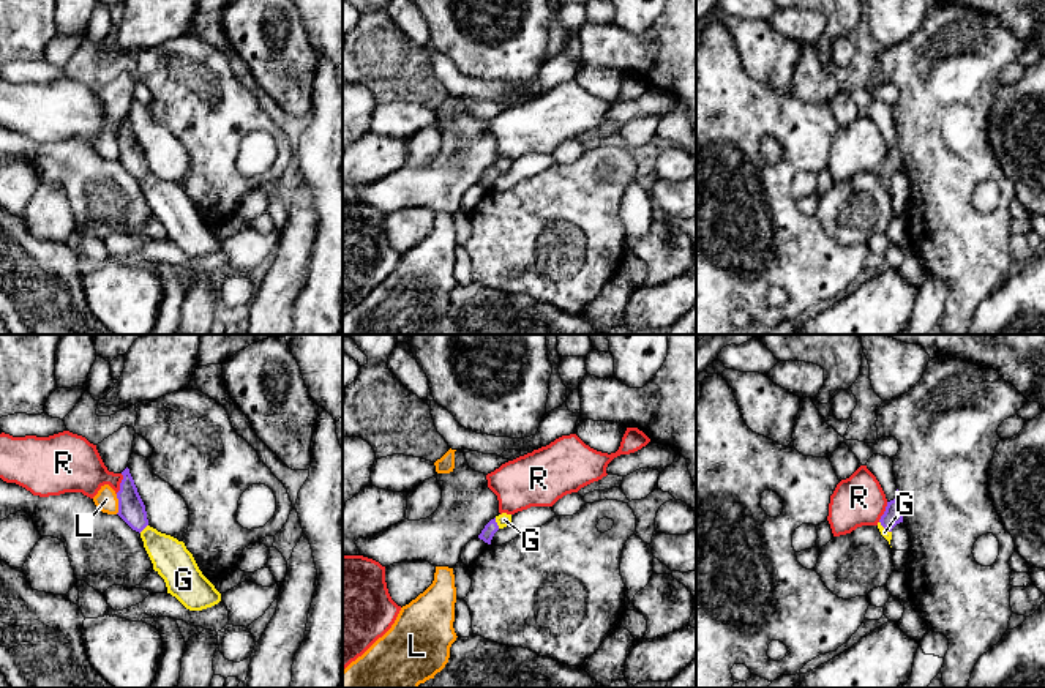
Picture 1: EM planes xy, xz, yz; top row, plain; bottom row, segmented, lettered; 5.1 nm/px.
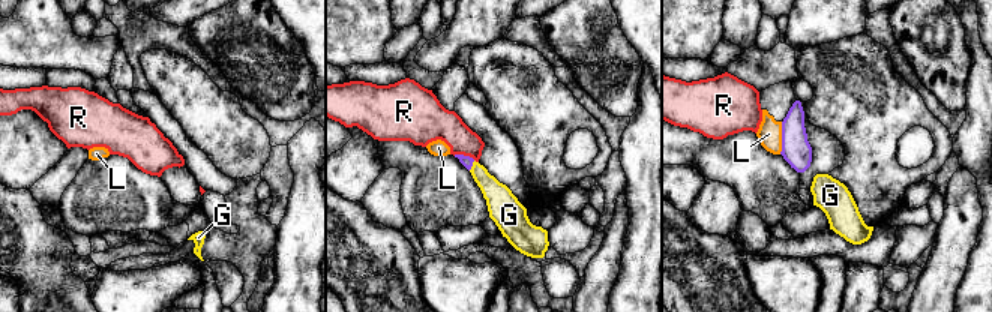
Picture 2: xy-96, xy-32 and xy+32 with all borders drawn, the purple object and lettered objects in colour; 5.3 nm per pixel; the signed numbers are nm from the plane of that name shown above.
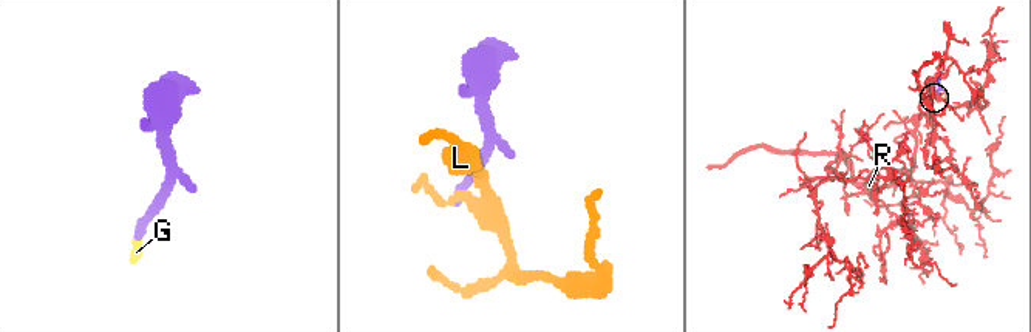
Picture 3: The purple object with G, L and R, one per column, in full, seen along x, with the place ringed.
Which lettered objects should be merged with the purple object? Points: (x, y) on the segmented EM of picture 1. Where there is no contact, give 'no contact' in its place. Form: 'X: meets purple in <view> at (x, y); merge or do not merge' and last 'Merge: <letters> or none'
G: meets purple in xz at (496, 523); merge
L: meets purple in xy at (119, 504); do not merge
R: meets purple in xy at (120, 483); do not merge
Merge: G

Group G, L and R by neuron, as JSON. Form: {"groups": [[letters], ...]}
{"groups": [["G"], ["L"], ["R"]]}

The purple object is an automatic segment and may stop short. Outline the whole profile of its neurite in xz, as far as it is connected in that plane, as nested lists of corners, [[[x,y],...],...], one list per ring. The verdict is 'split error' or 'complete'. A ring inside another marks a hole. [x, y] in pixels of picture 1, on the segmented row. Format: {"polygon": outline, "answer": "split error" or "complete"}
{"polygon": [[[502,513],[499,516],[496,516],[494,519],[491,519],[485,529],[481,530],[481,533],[478,535],[480,540],[483,540],[485,543],[491,544],[491,540],[494,537],[494,533],[499,529],[507,527],[511,522],[511,514]]], "answer": "split error"}

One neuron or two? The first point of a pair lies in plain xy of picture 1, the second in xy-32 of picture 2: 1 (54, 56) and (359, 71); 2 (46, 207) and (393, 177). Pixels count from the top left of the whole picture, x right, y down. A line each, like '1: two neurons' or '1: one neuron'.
1: two neurons
2: one neuron

